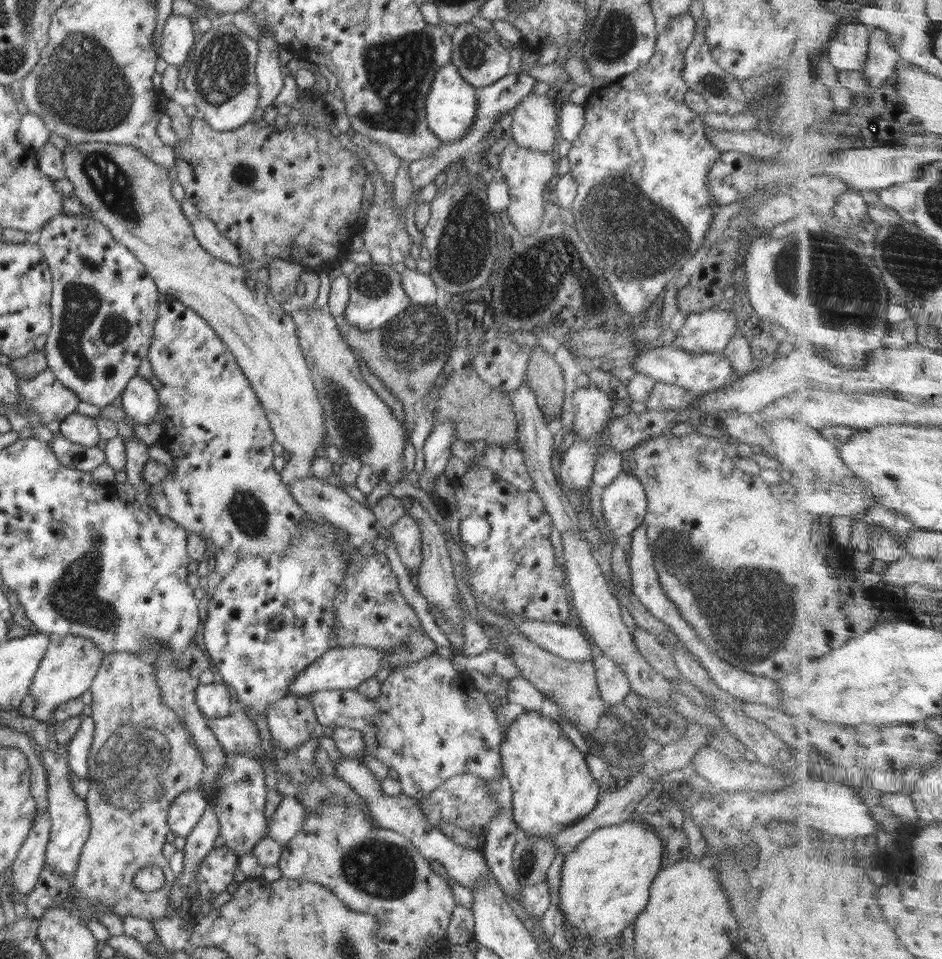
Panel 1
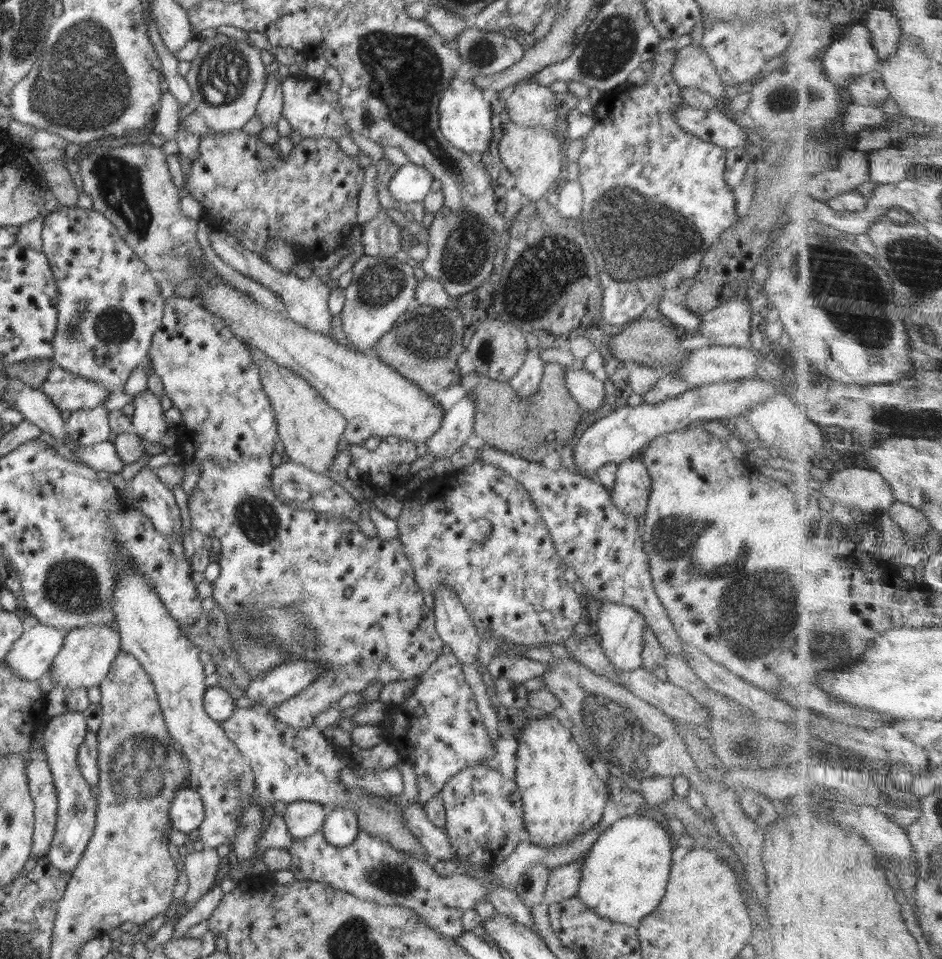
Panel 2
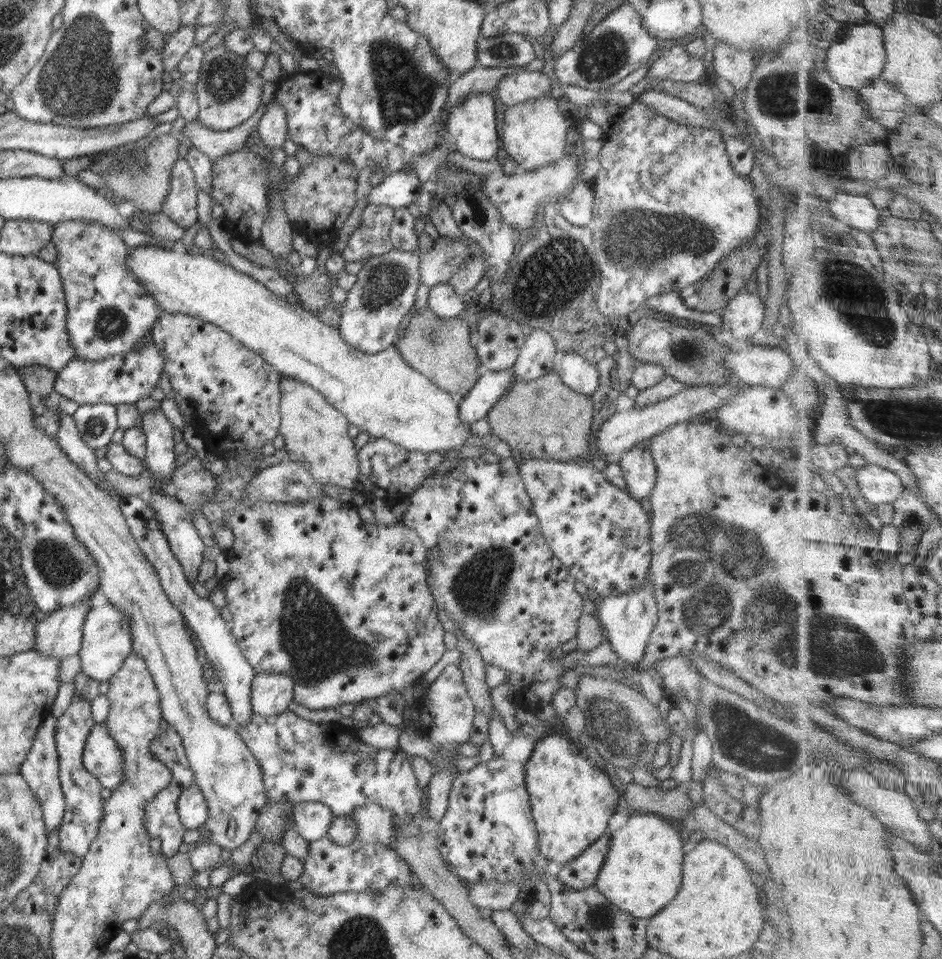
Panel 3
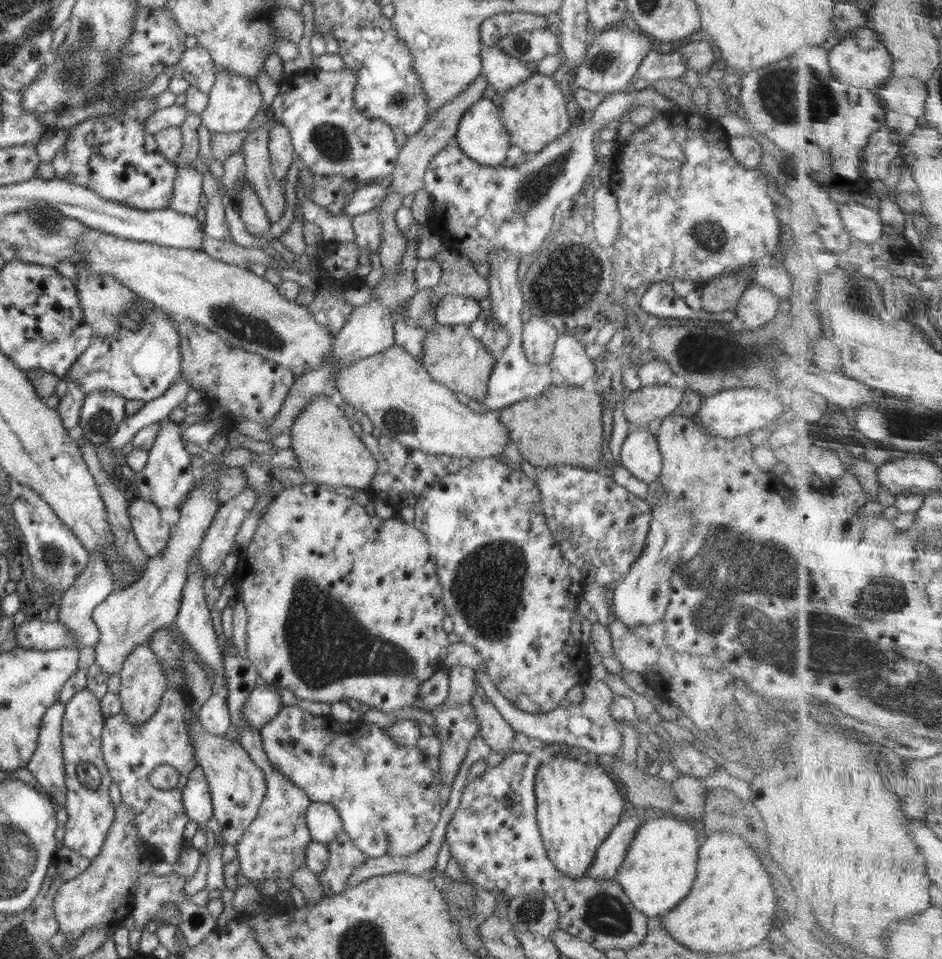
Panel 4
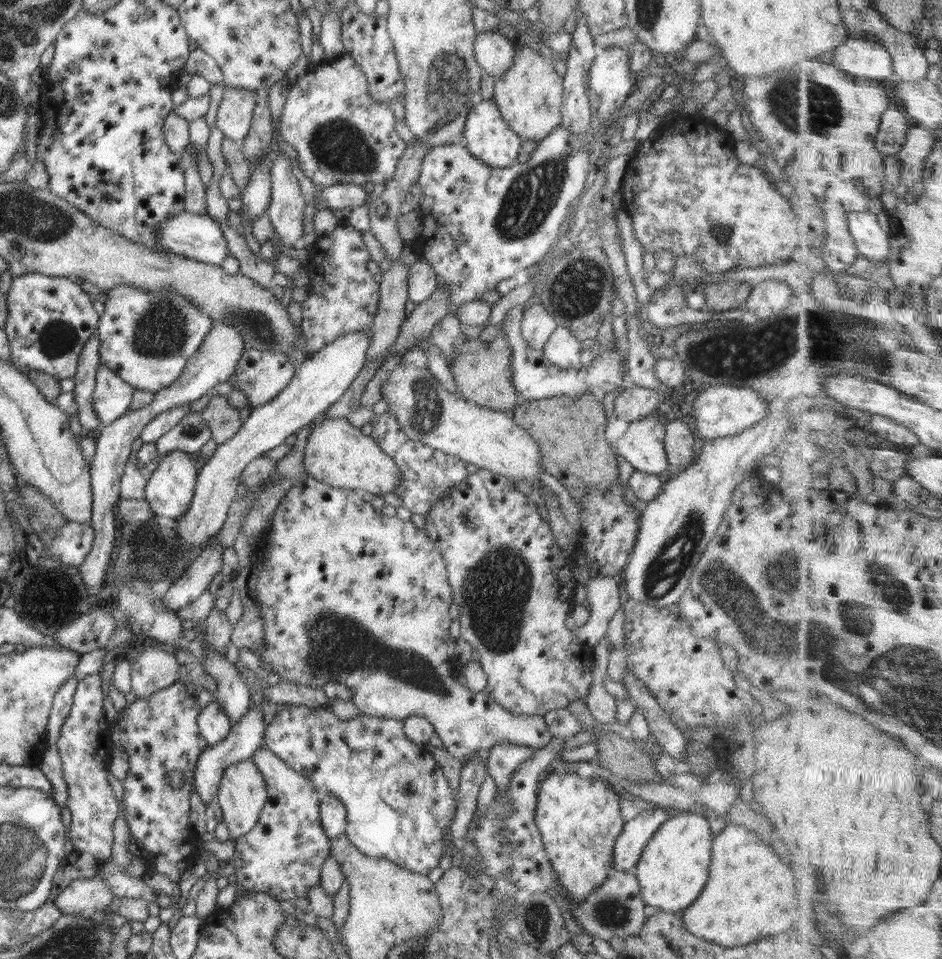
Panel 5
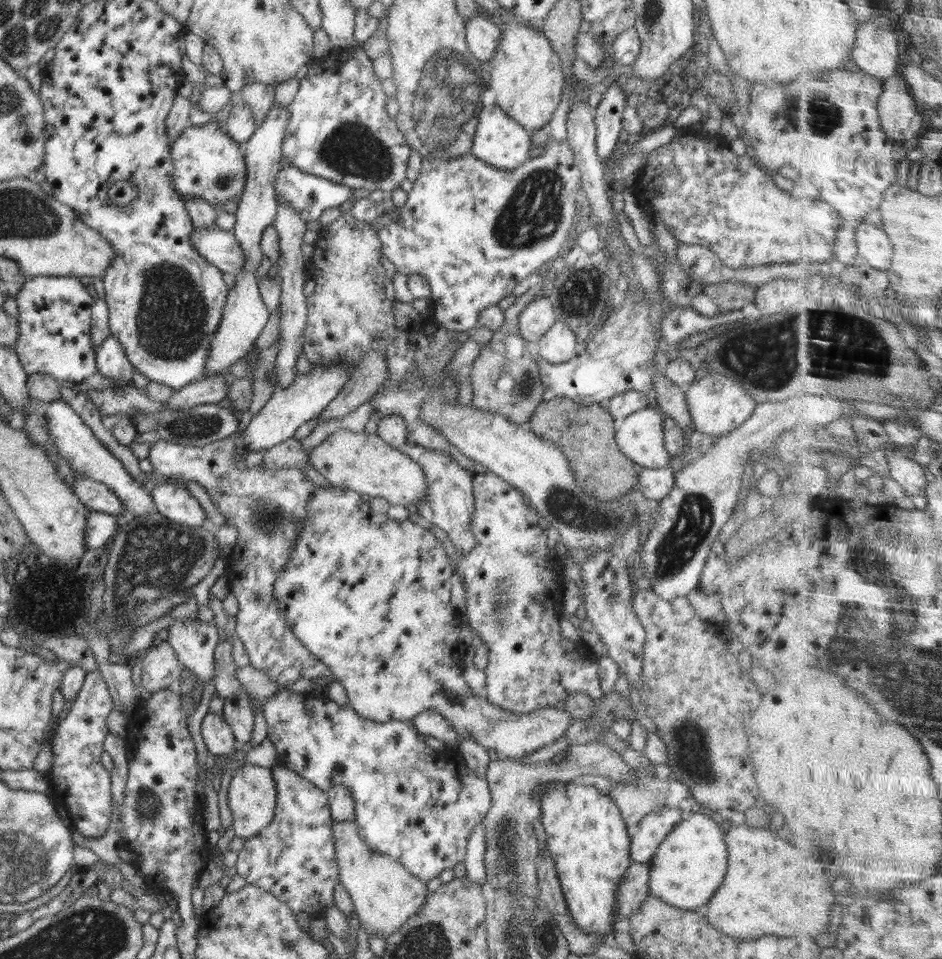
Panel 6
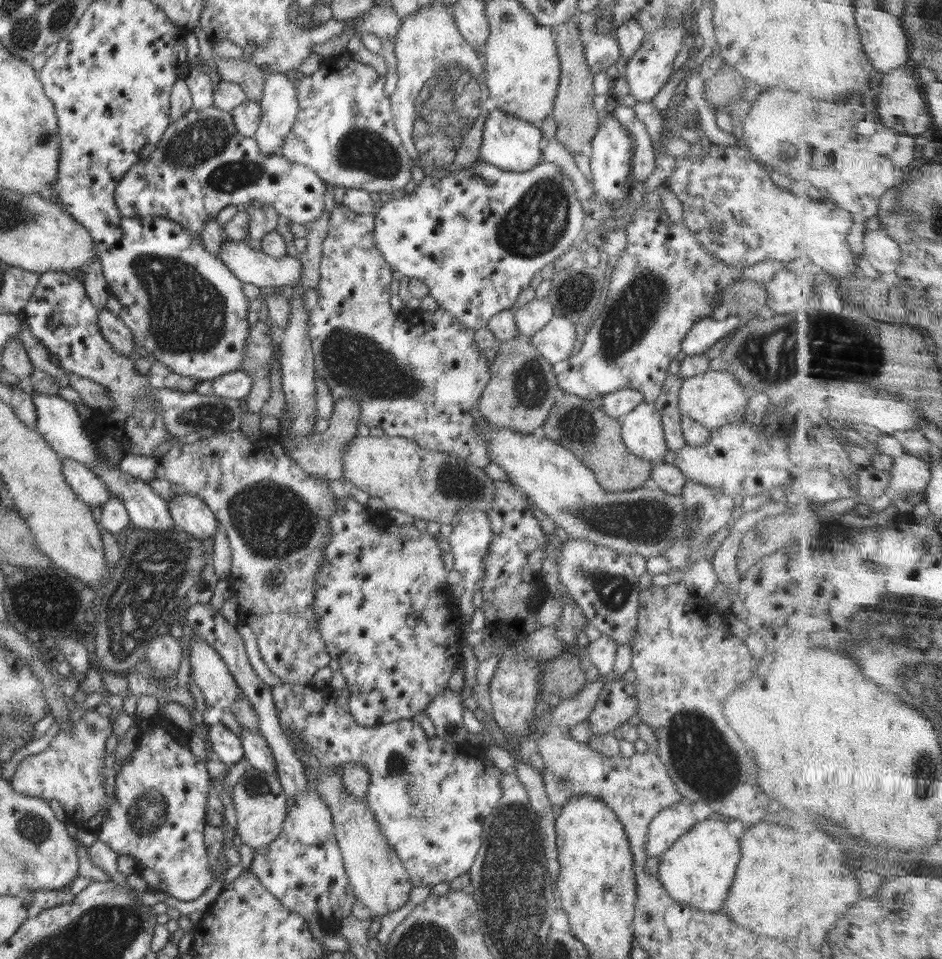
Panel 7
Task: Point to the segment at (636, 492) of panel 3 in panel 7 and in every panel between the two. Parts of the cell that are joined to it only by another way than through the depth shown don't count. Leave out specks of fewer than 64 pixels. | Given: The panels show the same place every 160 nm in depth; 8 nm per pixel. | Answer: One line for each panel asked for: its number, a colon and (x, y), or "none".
4: (640, 455)
5: (641, 445)
6: (640, 437)
7: (642, 432)

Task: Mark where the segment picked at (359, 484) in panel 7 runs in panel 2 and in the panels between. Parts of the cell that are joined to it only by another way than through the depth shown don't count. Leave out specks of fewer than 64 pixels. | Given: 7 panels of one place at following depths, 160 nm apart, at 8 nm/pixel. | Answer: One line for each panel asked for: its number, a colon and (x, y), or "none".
2: (310, 429)
3: (316, 435)
4: (328, 451)
5: (336, 453)
6: (363, 462)

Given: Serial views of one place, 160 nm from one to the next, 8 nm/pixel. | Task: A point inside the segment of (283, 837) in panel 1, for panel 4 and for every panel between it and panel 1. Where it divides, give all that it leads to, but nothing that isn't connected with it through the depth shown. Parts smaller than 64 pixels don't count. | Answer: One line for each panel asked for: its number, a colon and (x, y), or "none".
2: (303, 818)
3: (312, 820)
4: (323, 820)

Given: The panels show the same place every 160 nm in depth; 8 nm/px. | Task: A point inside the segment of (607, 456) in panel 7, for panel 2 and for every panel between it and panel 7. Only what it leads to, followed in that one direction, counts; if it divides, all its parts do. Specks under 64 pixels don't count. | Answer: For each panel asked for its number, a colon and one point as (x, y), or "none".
2: (535, 427)
3: (543, 418)
4: (563, 425)
5: (569, 430)
6: (585, 434)

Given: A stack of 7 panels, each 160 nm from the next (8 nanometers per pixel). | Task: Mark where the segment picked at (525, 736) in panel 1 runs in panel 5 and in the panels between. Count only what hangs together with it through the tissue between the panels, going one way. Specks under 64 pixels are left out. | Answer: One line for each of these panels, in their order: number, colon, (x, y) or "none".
2: (562, 797)
3: (572, 797)
4: (577, 804)
5: (579, 818)

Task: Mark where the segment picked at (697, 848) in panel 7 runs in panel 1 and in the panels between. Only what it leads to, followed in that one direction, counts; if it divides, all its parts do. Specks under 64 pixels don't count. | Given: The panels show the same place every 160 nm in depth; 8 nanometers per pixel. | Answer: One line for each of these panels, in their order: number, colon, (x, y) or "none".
1: (605, 882)
2: (623, 877)
3: (642, 872)
4: (659, 869)
5: (673, 868)
6: (688, 867)

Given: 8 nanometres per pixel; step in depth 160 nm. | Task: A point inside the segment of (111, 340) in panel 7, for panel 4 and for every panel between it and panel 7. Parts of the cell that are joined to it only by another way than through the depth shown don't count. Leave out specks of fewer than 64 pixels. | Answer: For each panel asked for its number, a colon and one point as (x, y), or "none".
4: (102, 412)
5: (112, 396)
6: (111, 360)

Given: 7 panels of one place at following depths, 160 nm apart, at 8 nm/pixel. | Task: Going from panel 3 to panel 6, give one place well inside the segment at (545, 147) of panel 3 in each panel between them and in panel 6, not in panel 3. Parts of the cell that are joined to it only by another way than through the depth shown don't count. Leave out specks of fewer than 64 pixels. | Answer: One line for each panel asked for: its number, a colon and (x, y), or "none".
4: (536, 112)
5: (529, 94)
6: (527, 77)

